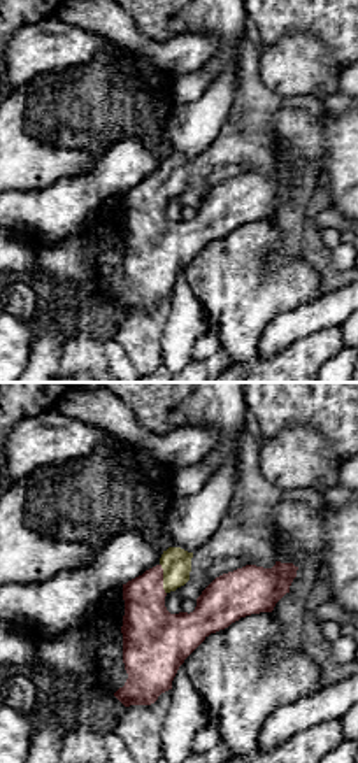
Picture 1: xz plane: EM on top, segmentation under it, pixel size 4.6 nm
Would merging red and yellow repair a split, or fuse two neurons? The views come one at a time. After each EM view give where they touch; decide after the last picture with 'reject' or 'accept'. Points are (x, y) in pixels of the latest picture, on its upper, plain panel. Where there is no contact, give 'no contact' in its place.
contact (162, 186)

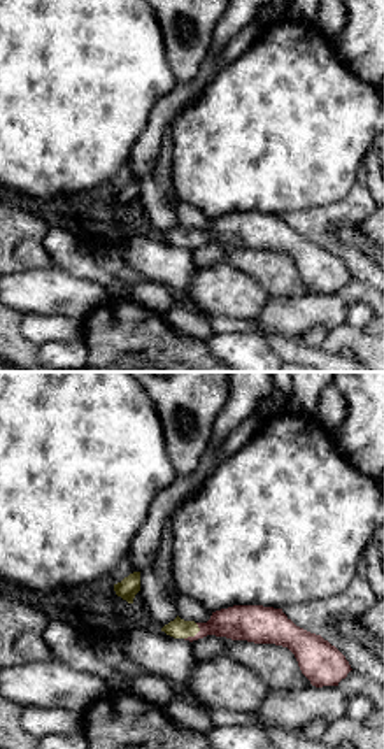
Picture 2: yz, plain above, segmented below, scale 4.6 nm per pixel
contact (197, 241)

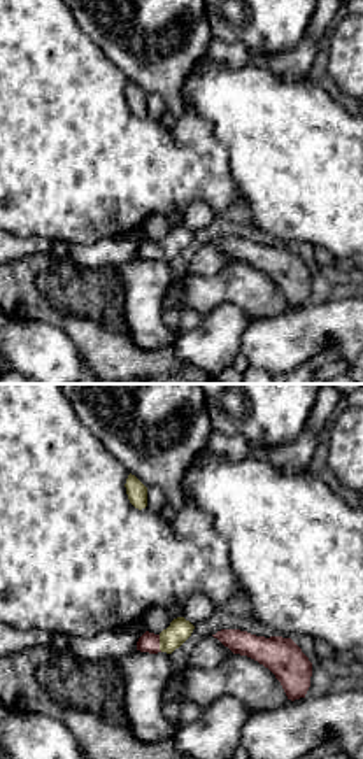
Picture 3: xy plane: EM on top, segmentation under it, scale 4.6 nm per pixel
contact (158, 251)

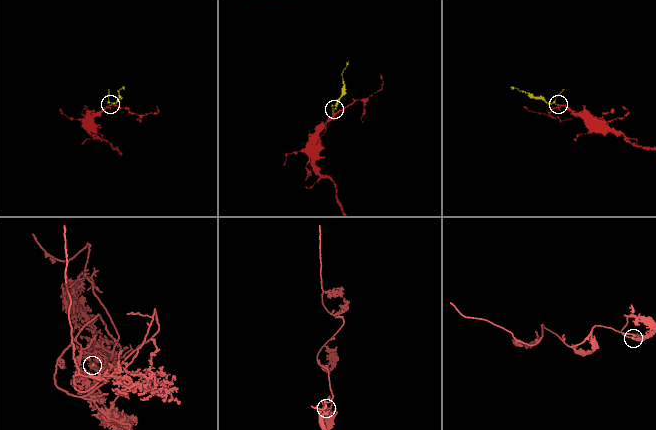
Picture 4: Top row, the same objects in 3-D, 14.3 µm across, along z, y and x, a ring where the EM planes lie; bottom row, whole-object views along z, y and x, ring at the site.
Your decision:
accept

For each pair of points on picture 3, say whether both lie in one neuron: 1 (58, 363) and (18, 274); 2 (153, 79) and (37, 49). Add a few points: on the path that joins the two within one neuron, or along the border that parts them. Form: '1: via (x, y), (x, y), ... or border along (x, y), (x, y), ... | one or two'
1: border along (18, 318), (49, 321), (74, 344) | two
2: border along (93, 41), (128, 81) | two

